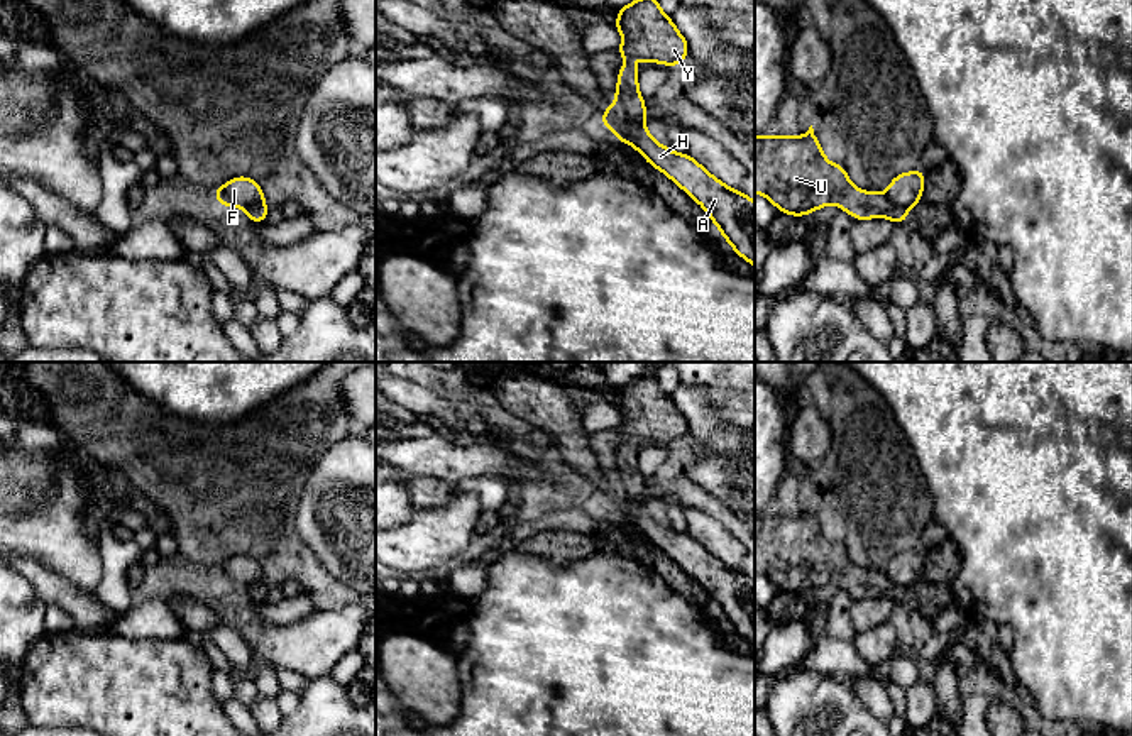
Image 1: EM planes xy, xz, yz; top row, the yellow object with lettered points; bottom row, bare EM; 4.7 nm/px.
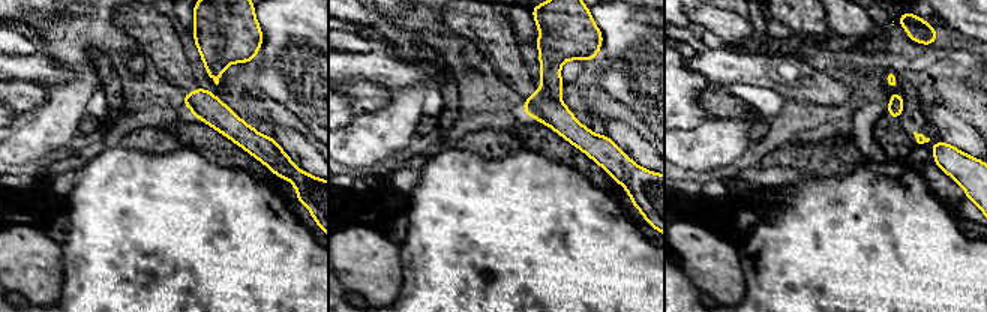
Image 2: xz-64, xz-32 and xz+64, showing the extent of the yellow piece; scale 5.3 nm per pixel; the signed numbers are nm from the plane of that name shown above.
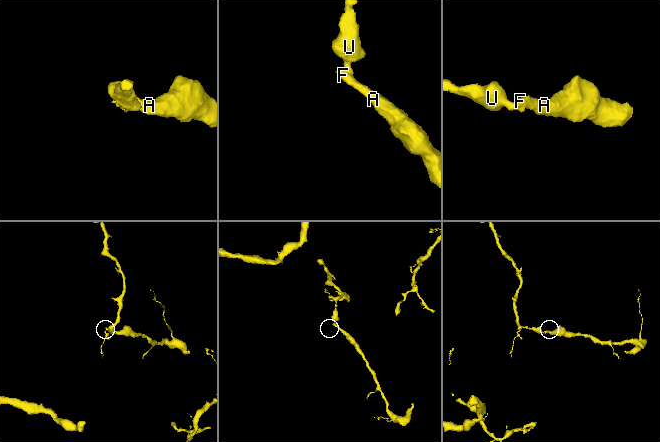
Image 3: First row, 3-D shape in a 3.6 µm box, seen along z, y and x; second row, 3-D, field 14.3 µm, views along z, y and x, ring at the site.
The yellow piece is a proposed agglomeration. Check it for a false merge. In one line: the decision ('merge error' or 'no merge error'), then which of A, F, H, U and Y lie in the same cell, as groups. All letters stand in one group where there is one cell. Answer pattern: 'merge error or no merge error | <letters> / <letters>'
merge error | A F H / U Y

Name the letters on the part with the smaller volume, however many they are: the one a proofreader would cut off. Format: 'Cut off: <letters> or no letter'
Cut off: A, F, H

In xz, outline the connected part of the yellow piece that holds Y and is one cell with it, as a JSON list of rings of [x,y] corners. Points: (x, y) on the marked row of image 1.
[[[635,0],[624,5],[618,10],[618,20],[613,25],[623,34],[618,52],[624,63],[618,73],[614,98],[628,118],[645,124],[646,107],[638,91],[640,69],[626,59],[679,66],[685,61],[689,44],[657,0]]]

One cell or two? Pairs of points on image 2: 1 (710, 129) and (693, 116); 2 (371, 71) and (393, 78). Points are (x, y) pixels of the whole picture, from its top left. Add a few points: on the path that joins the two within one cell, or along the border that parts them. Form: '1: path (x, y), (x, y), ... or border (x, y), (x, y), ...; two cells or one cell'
1: border (708, 117), (695, 126), (680, 129); two cells
2: path (377, 71), (387, 72); one cell

